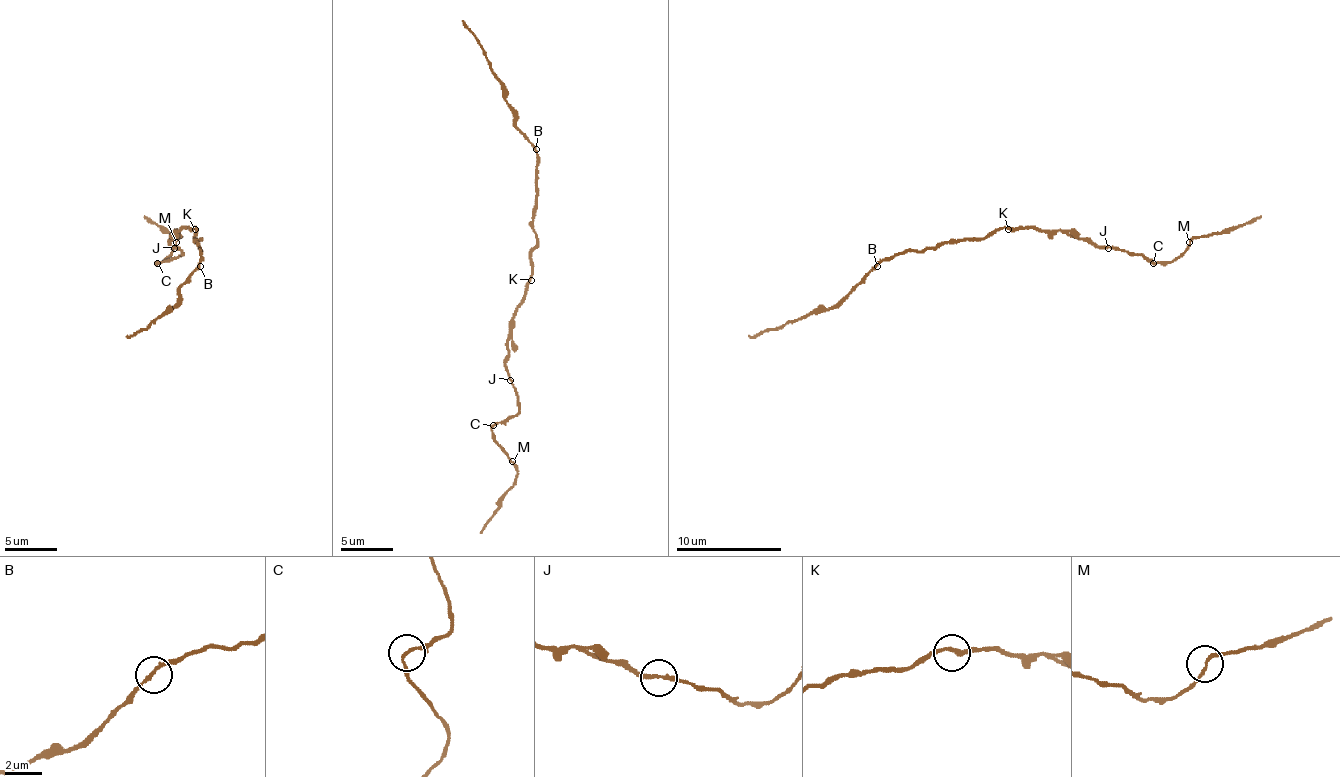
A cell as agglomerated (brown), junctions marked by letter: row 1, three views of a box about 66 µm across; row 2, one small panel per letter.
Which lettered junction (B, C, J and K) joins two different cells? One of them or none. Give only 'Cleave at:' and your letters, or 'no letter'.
Cleave at: no letter

